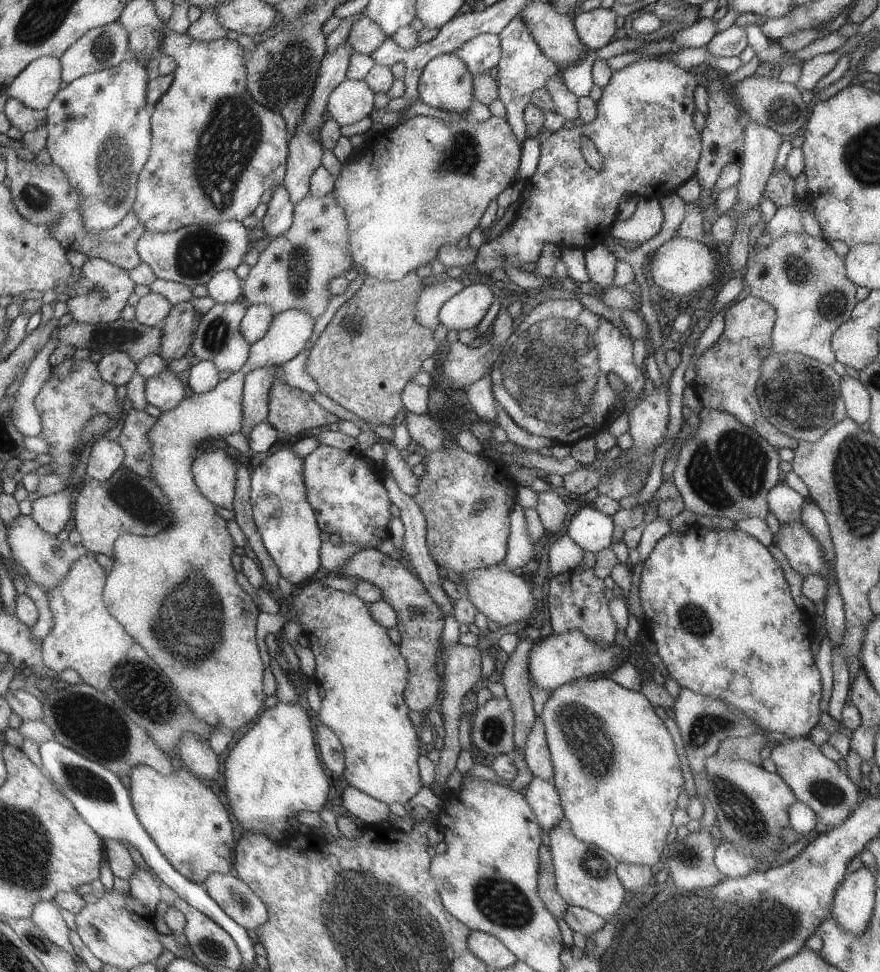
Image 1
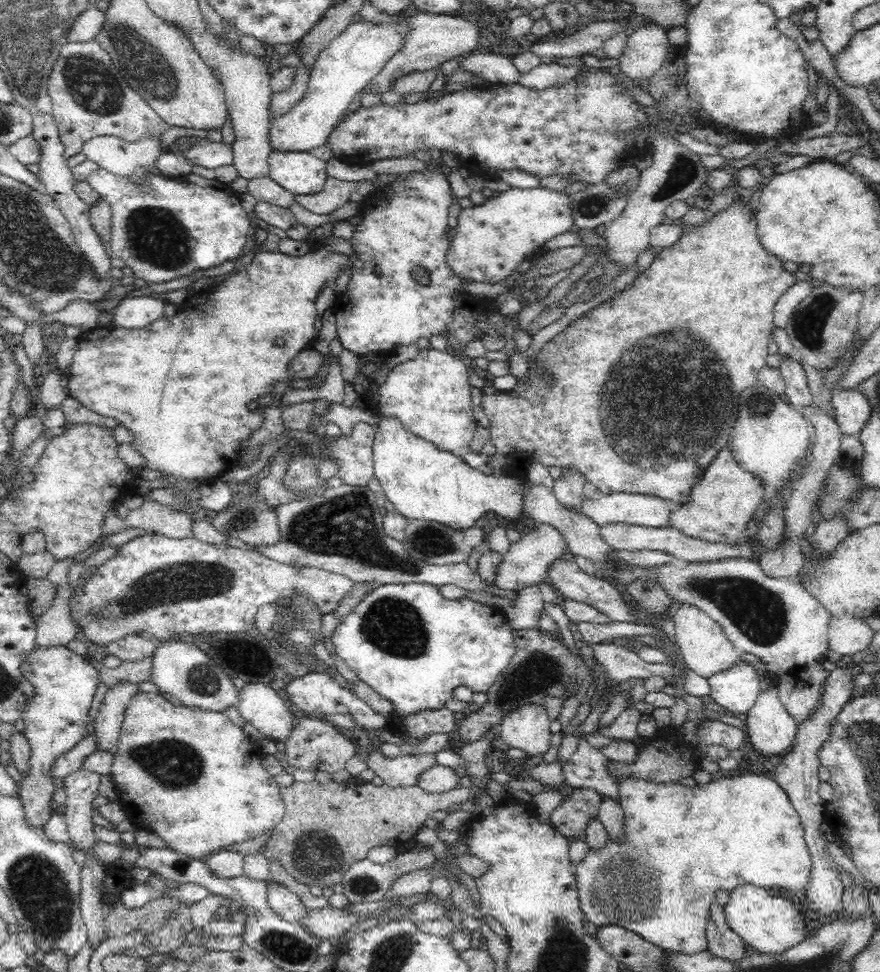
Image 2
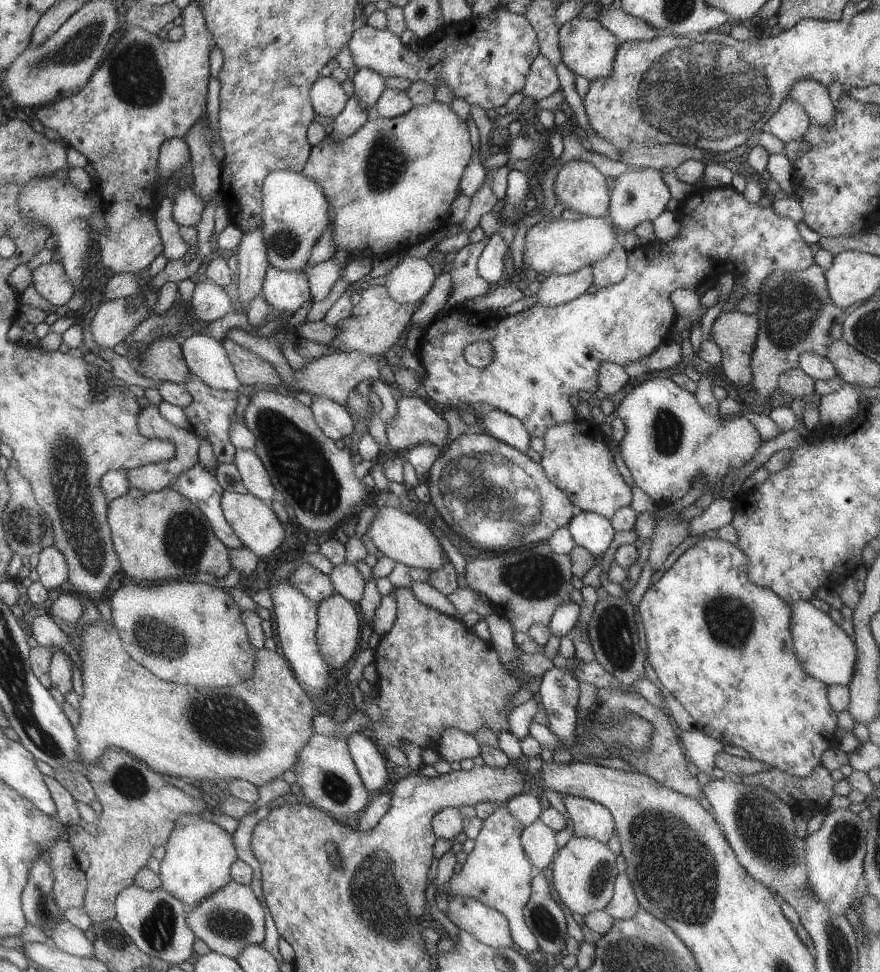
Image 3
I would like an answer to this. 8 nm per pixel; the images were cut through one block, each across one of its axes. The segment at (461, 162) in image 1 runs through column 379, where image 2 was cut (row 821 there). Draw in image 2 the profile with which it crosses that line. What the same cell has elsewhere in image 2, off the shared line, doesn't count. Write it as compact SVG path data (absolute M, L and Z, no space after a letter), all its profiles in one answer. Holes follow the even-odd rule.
M138 691L130 700L124 712L124 720L121 722L120 734L112 760L109 773L116 783L118 802L124 808L127 818L138 828L158 834L168 845L168 849L184 854L186 857L202 861L202 858L212 856L210 853L221 851L230 845L246 842L250 838L258 838L267 830L276 826L285 813L284 801L280 797L280 789L275 778L262 768L262 764L256 761L256 746L248 735L242 731L241 723L237 724L228 718L223 712L202 710L195 706L175 706L161 694L145 693Z

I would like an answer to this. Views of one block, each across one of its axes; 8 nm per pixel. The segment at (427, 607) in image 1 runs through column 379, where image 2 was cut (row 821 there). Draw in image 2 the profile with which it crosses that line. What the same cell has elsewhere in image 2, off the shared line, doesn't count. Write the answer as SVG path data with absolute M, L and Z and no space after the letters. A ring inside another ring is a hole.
M590 788L568 789L564 802L551 812L551 825L569 840L585 832L590 819L597 818L601 794Z

